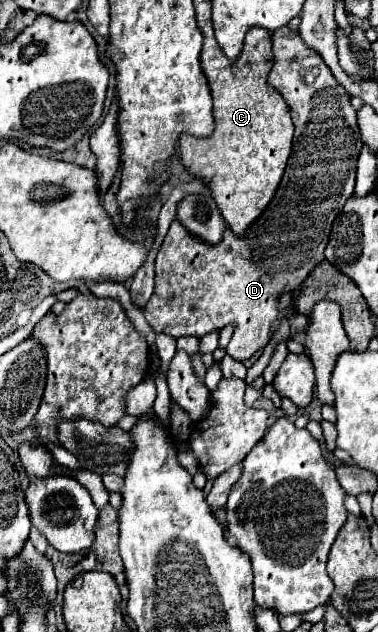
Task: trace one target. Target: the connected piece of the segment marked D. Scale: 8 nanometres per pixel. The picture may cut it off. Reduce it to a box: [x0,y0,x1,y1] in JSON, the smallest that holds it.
[144,26,362,362]

